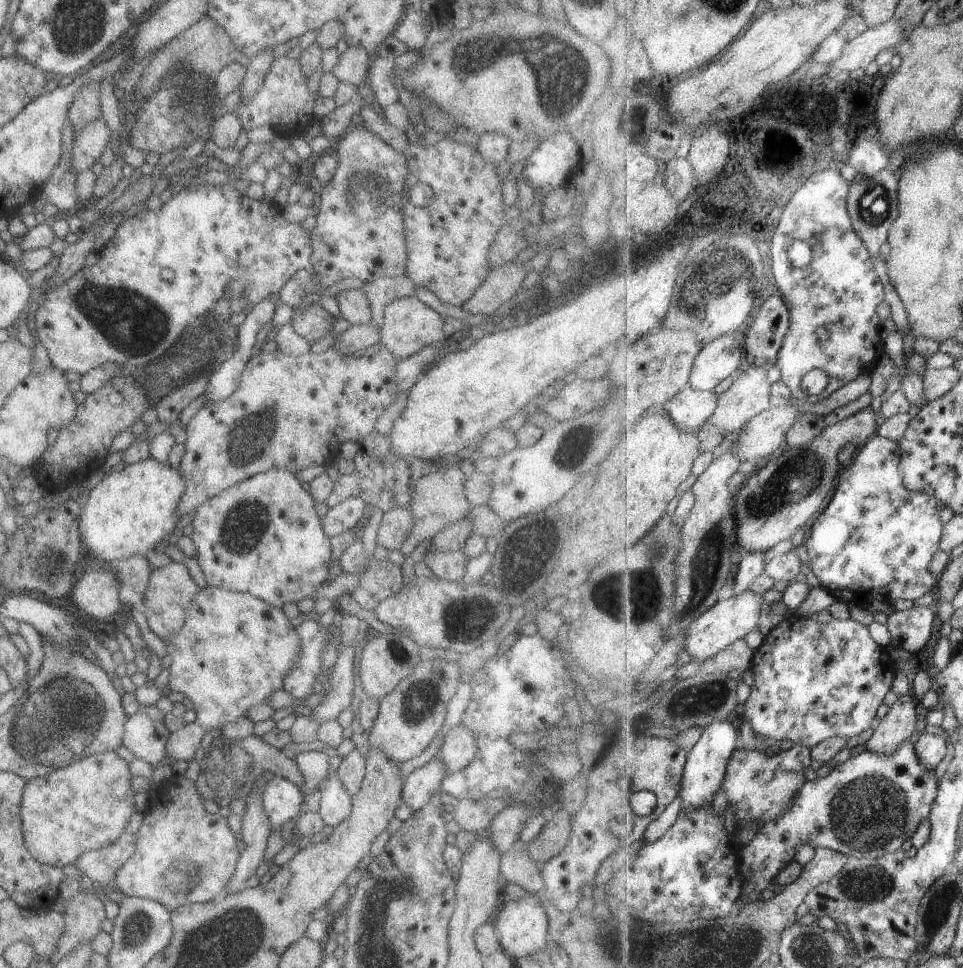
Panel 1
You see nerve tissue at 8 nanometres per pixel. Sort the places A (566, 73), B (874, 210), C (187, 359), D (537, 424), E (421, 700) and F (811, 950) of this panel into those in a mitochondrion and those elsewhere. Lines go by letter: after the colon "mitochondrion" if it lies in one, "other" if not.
A: mitochondrion
B: mitochondrion
C: mitochondrion
D: other
E: mitochondrion
F: mitochondrion

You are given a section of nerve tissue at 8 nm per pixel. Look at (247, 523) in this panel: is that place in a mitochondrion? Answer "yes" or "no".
yes

